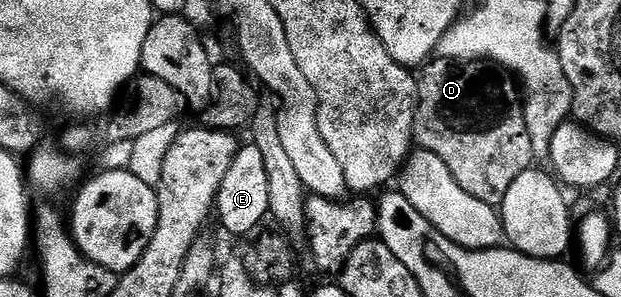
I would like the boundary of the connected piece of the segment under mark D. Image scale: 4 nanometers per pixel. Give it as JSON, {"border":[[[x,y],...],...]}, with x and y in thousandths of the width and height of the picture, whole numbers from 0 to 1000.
{"border":[[[709,192],[684,212],[673,263],[673,360],[667,380],[667,478],[678,502],[699,512],[715,539],[734,620],[792,697],[807,697],[824,606],[845,572],[855,569],[862,542],[857,512],[857,471],[850,471],[850,431],[844,418],[841,330],[821,303],[802,266],[800,232],[787,236],[776,202],[762,209],[723,209]]]}

